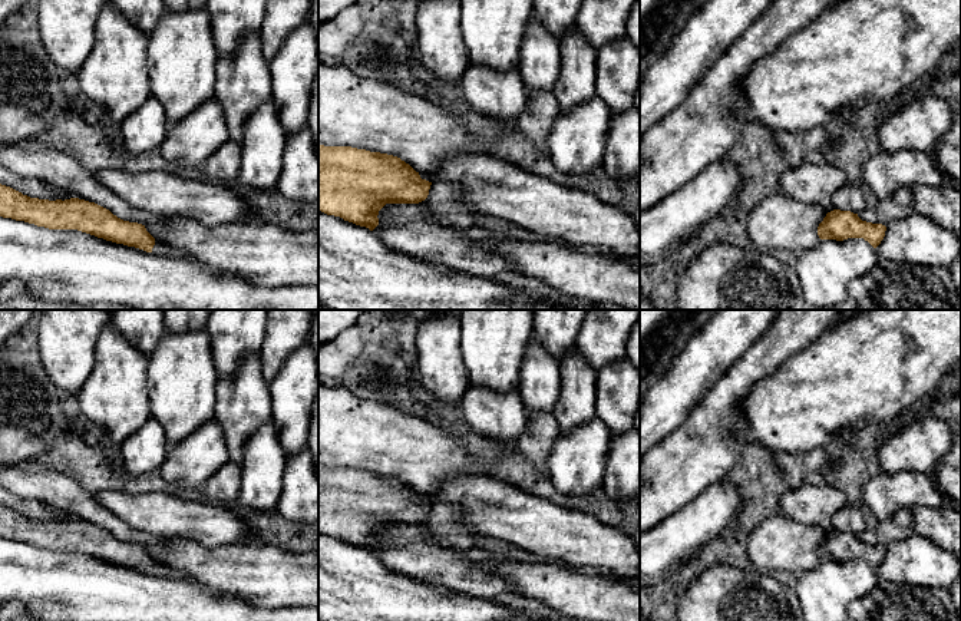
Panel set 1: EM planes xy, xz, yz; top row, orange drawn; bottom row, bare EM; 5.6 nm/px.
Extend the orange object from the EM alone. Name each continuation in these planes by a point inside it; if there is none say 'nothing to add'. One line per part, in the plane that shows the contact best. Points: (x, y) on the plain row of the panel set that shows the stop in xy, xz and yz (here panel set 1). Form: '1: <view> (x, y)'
1: xy (159, 570)

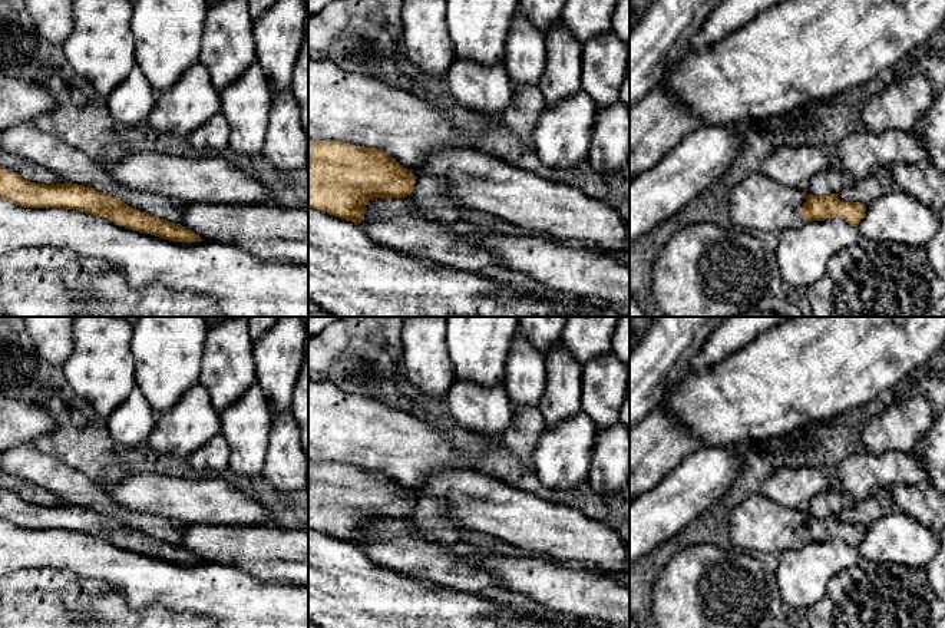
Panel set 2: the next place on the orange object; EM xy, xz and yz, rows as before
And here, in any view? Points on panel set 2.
nothing to add

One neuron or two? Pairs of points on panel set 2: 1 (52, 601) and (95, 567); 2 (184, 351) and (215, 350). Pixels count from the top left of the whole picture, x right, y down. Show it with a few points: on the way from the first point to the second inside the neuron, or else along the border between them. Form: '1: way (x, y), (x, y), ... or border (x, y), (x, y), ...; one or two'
1: border (50, 568), (85, 579), (98, 579), (112, 588); two
2: border (207, 331), (198, 382); two

